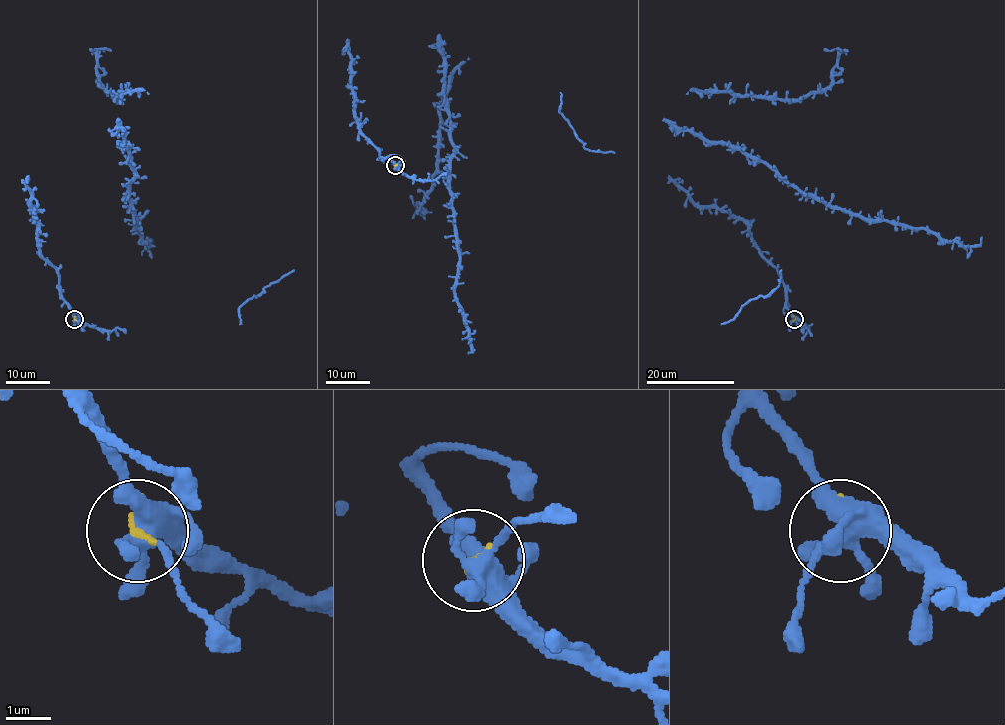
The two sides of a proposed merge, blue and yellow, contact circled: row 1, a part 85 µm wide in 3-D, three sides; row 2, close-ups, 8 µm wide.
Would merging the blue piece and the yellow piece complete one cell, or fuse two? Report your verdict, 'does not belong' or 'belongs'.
does not belong

